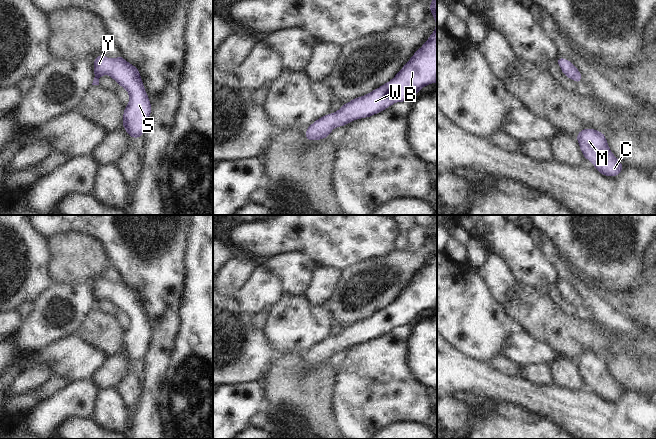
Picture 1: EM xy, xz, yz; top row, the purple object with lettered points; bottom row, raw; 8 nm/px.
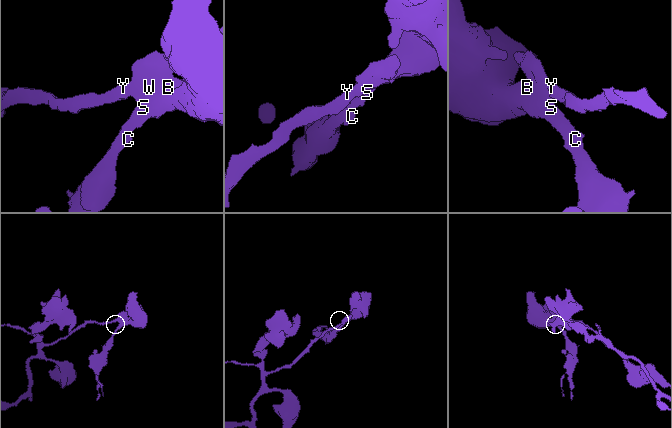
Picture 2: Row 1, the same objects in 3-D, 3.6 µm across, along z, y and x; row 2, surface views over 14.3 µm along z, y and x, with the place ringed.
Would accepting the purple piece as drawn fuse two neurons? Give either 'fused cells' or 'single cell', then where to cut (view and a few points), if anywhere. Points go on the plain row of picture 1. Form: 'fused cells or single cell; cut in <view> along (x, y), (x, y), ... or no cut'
single cell; no cut

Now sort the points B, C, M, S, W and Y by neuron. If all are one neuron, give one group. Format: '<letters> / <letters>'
B C M S W Y

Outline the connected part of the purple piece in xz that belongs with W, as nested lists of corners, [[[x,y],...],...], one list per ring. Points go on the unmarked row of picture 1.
[[[437,217],[429,228],[430,237],[436,245],[436,253],[430,258],[427,265],[411,280],[408,286],[396,297],[393,303],[374,313],[366,319],[356,321],[350,326],[343,327],[342,331],[330,338],[318,342],[306,352],[304,361],[308,365],[319,365],[329,362],[335,351],[345,351],[352,345],[370,342],[378,338],[396,326],[409,326],[413,320],[428,308],[437,307]]]

